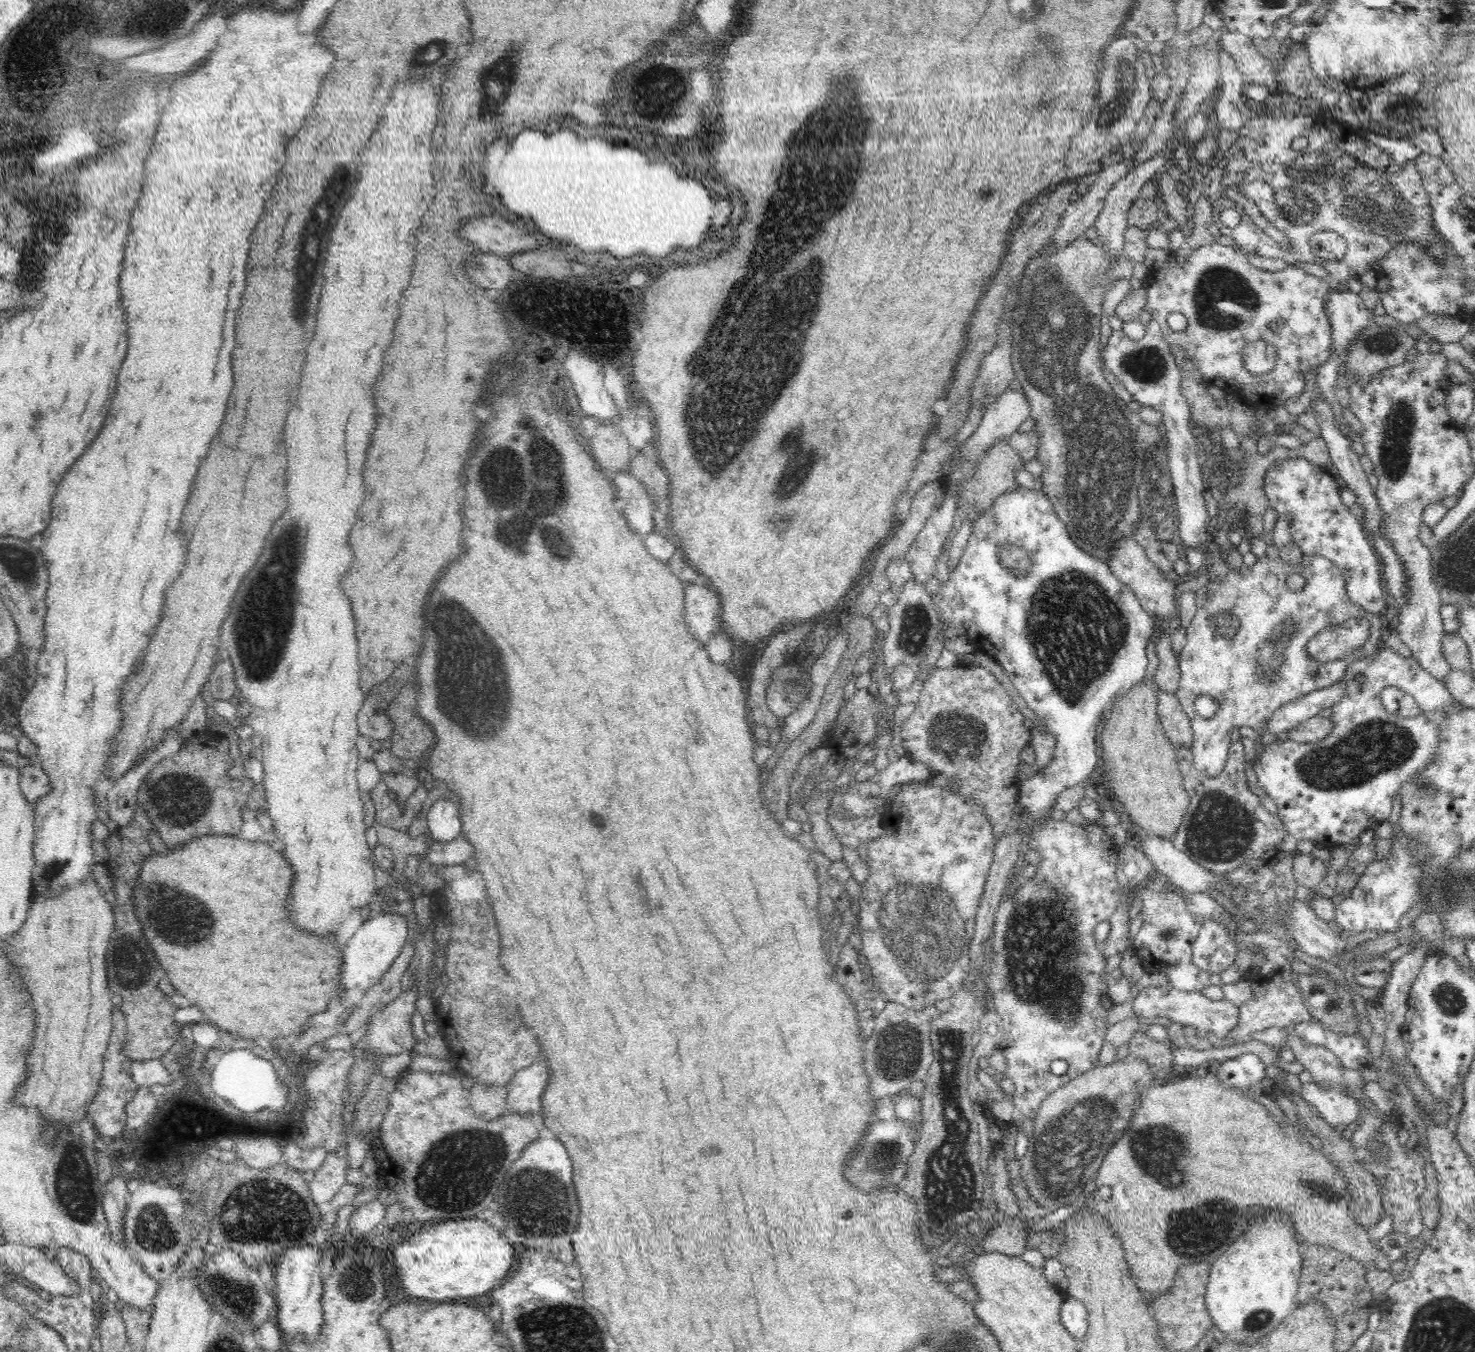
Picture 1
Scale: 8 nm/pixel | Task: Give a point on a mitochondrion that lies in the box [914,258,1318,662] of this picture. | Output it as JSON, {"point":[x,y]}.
{"point":[1224,300]}

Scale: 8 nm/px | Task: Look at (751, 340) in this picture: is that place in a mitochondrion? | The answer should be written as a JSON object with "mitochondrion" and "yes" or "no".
{"mitochondrion":"yes"}

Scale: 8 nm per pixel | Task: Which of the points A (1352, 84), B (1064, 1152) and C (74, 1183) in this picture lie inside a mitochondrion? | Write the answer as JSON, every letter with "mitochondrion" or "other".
{"A":"other","B":"mitochondrion","C":"mitochondrion"}

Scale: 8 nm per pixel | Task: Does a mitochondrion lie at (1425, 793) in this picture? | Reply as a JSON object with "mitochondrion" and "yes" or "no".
{"mitochondrion":"yes"}

